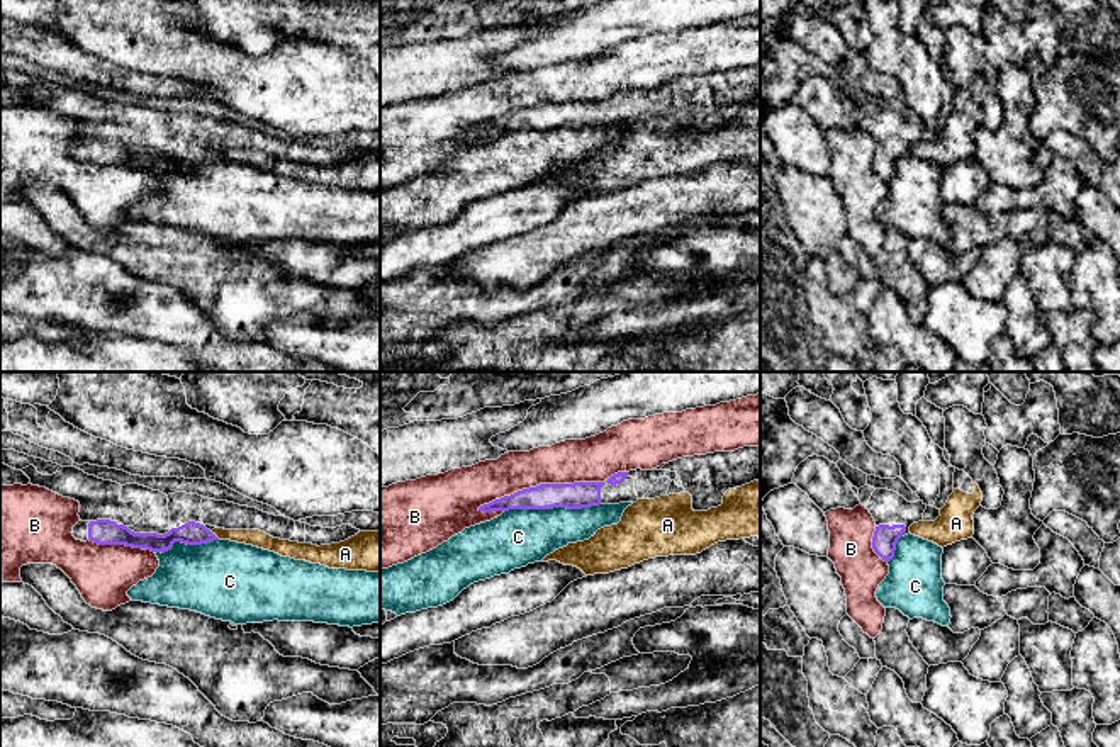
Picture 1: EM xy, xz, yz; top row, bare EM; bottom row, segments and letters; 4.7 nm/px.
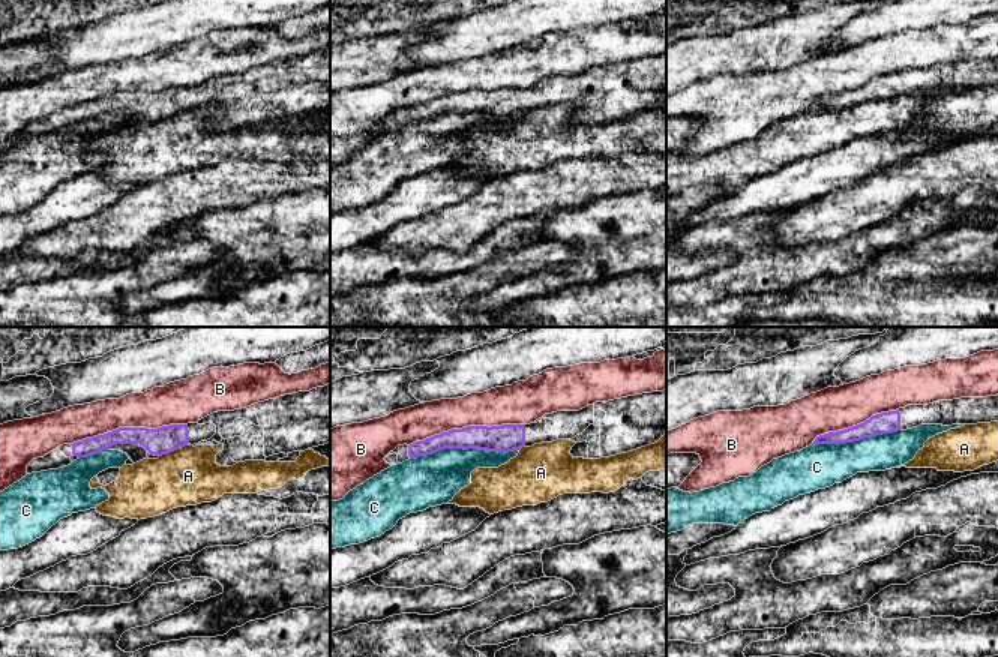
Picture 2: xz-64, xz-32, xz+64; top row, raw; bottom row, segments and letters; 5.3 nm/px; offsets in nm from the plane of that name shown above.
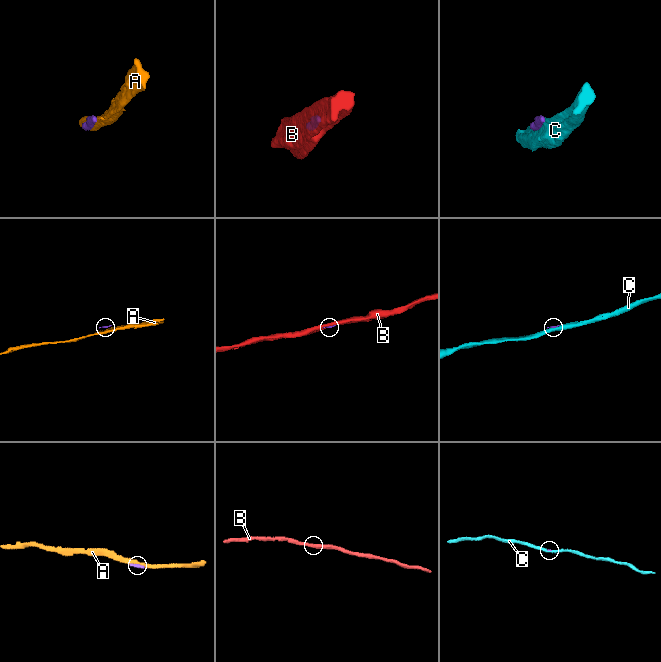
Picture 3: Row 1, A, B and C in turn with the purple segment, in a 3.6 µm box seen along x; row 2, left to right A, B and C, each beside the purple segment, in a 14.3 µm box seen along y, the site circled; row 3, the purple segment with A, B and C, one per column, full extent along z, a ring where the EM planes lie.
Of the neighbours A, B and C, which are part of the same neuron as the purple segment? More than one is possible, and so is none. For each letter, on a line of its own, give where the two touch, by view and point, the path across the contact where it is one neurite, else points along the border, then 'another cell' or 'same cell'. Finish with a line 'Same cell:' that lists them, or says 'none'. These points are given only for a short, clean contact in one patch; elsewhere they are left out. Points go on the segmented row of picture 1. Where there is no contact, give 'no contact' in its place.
A: xy (214, 535) | along xy (211, 532), (219, 539) | another cell
B: xz (540, 484) | another cell
C: xz (552, 508) | another cell
Same cell: none

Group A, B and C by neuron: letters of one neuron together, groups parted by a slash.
A / B / C

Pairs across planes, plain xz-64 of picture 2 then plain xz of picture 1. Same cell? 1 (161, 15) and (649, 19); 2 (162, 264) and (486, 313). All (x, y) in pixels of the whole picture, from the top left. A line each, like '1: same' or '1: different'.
1: same
2: different

